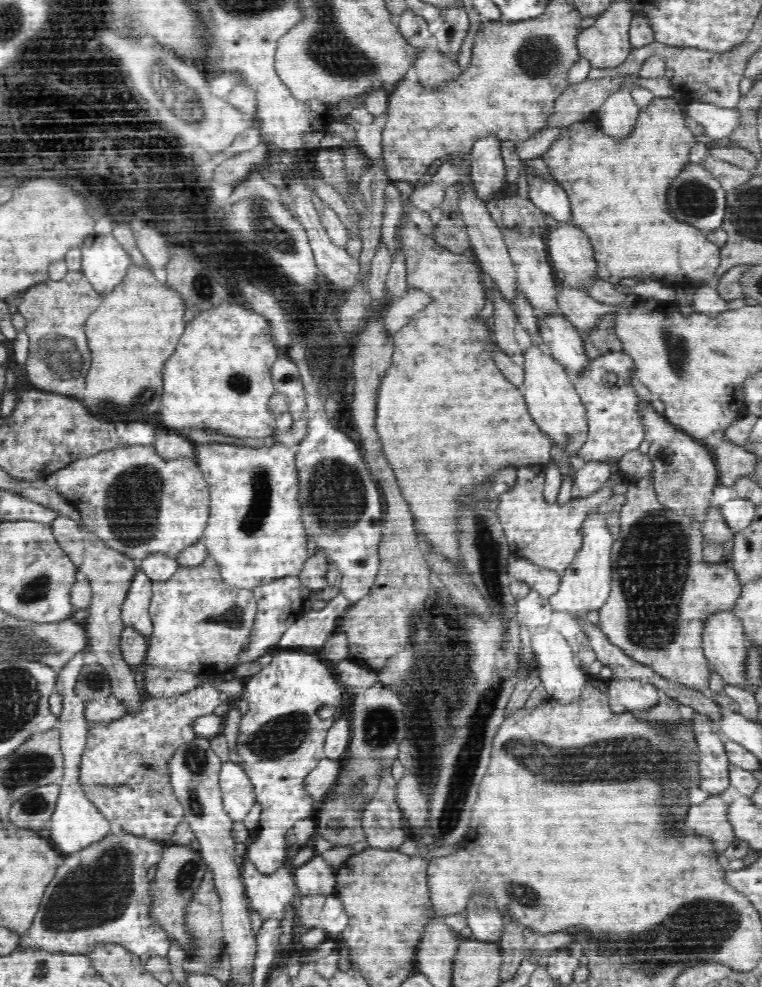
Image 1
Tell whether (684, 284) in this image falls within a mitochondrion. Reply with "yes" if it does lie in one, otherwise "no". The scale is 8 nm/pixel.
no

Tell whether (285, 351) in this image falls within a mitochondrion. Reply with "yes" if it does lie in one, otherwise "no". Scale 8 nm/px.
no

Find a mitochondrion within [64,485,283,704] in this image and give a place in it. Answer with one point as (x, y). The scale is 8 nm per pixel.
(234, 615)

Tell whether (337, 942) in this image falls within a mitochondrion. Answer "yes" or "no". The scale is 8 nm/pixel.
no

